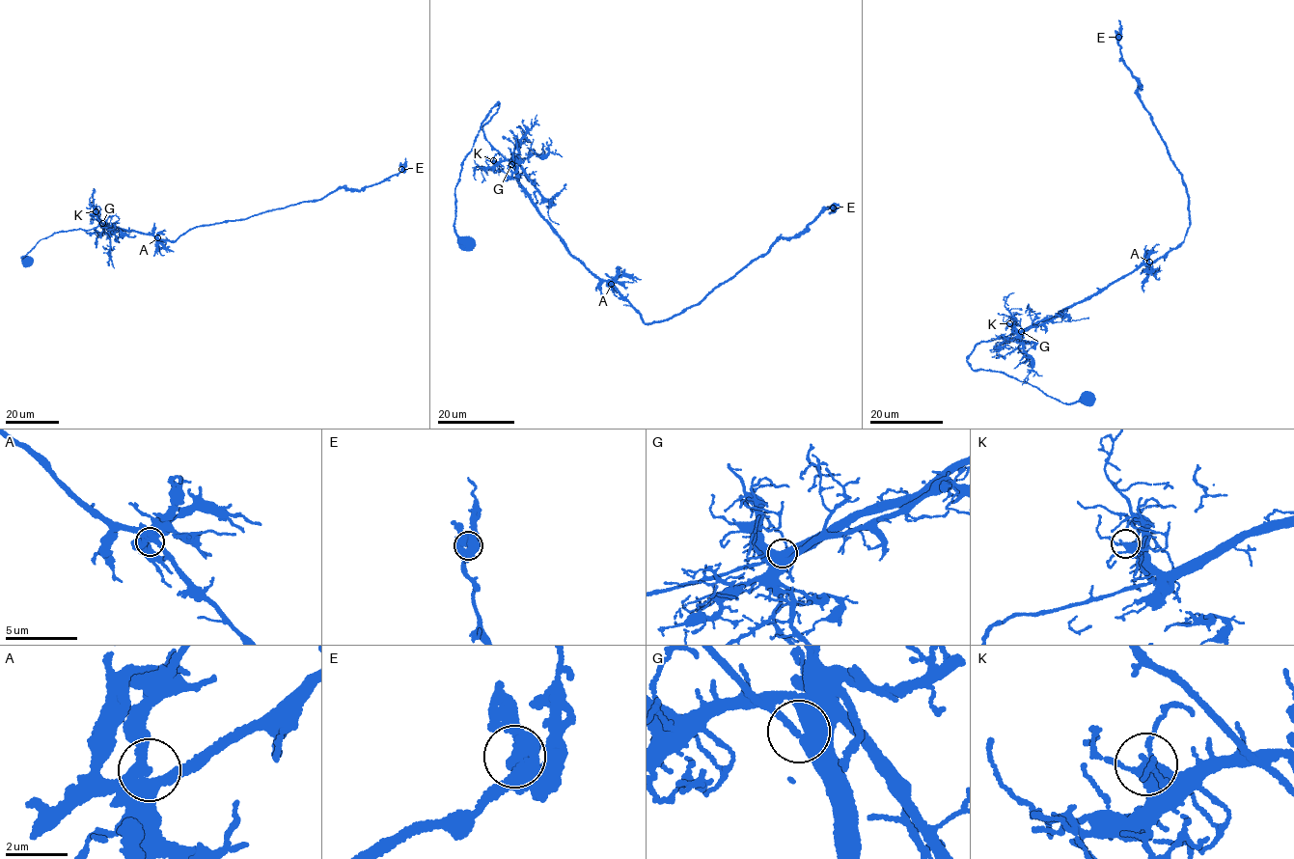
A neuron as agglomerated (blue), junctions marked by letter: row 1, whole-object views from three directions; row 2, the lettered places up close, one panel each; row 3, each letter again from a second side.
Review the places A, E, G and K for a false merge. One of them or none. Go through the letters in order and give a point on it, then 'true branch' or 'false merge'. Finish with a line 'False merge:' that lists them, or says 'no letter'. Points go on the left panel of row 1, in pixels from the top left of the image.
A: at (157, 237); true branch
E: at (401, 169); true branch
G: at (102, 223); true branch
K: at (96, 211); true branch
False merge: no letter

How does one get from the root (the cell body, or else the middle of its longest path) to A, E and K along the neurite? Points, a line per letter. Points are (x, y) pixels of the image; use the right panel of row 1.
A: (1087, 397), (1063, 403), (1004, 373), (972, 370), (967, 358), (980, 343), (1025, 330), (1149, 262)
E: (1087, 397), (1063, 403), (966, 360), (977, 345), (1052, 318), (1183, 241), (1187, 188), (1118, 37)
K: (1087, 397), (1063, 403), (1004, 373), (972, 370), (966, 360), (974, 346), (1014, 333), (1014, 327), (1009, 323)

